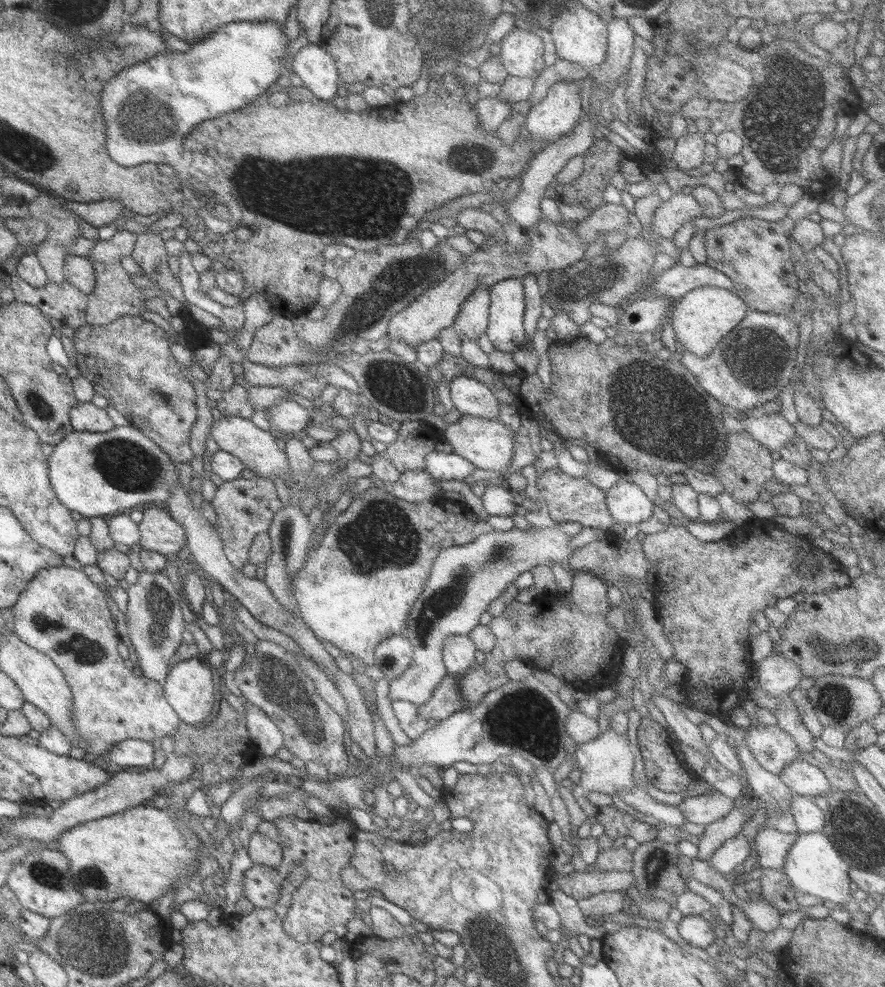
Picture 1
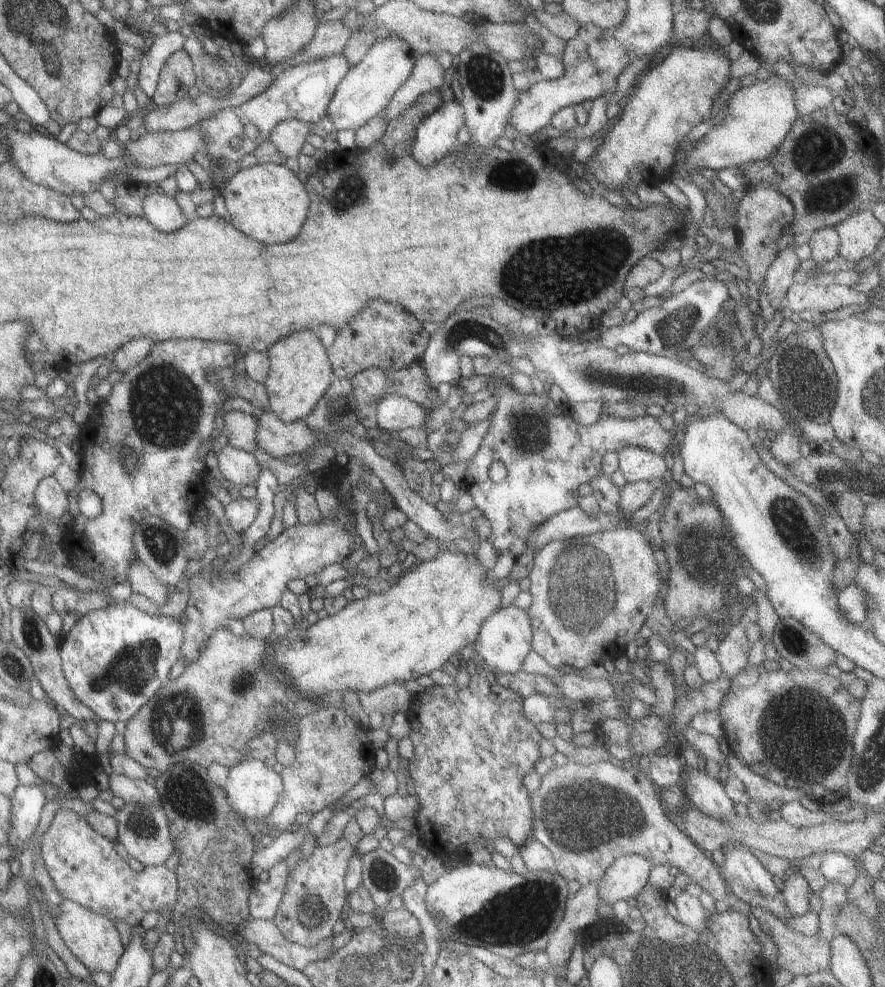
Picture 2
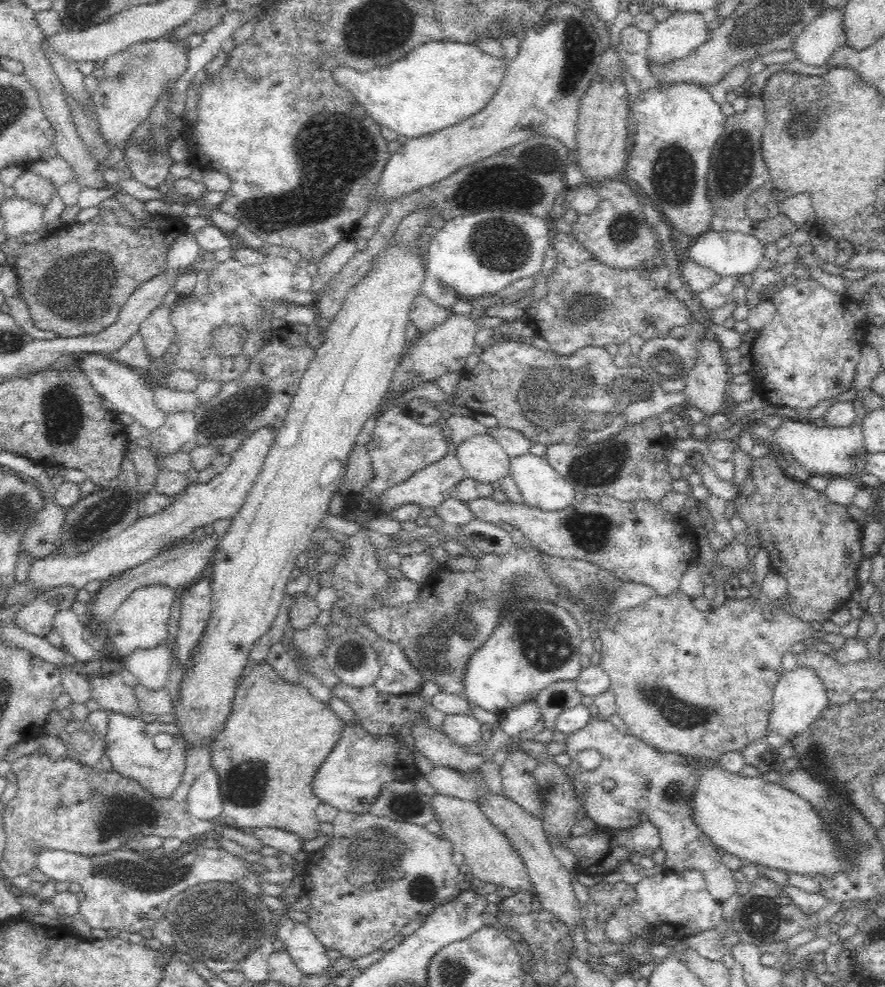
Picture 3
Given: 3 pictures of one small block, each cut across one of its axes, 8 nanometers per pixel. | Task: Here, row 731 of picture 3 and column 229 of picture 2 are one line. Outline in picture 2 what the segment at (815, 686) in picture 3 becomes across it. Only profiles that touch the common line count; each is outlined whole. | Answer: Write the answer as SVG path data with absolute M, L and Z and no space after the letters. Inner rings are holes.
M248 758L228 768L225 783L221 788L227 805L238 816L262 820L277 803L278 795L282 792L282 781L267 763Z

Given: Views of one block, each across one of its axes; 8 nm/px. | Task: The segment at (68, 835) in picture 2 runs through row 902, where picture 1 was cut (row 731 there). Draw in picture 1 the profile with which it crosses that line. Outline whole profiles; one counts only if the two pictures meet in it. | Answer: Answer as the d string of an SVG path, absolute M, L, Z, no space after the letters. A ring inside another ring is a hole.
M65 565L37 571L17 597L12 610L13 634L37 652L47 656L61 672L65 686L71 692L71 724L77 740L85 744L85 752L104 757L105 751L123 740L143 740L151 744L154 739L171 736L180 724L177 714L163 697L162 686L143 677L133 676L117 653L119 637L105 605L101 589L83 573Z

